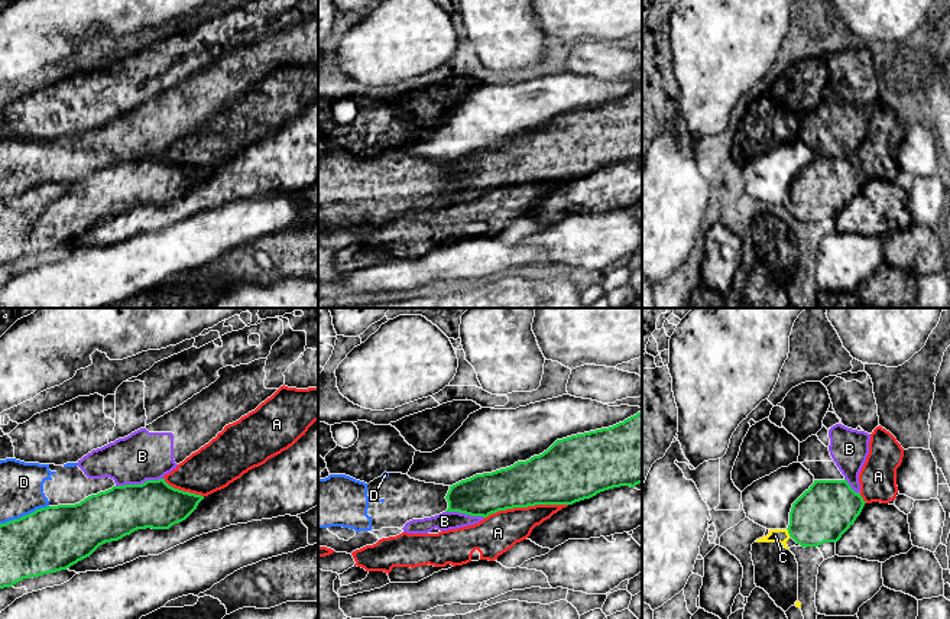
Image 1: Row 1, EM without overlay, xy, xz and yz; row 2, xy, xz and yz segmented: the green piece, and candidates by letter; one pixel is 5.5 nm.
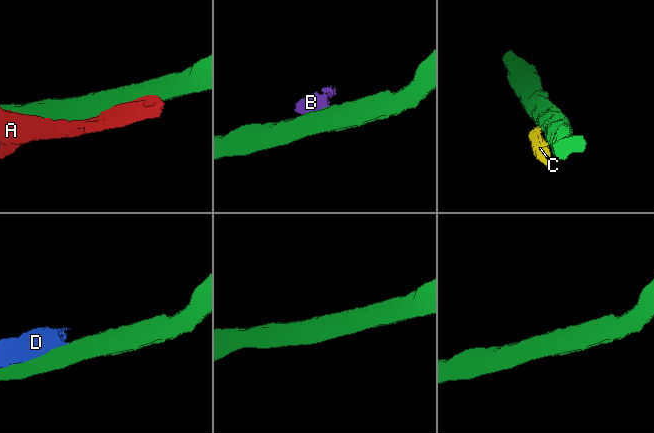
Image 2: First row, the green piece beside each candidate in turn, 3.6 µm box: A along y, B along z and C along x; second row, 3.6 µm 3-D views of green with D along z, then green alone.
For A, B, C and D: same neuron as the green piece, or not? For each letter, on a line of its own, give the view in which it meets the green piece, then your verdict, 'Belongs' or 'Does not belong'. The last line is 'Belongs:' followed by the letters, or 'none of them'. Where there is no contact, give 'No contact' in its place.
A: Touches green in xz. Does not belong
B: Touches green in xy. Does not belong
C: Touches green in yz. Does not belong
D: Touches green in xy. Does not belong
Belongs: none of them

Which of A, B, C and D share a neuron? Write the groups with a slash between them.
A / B D / C

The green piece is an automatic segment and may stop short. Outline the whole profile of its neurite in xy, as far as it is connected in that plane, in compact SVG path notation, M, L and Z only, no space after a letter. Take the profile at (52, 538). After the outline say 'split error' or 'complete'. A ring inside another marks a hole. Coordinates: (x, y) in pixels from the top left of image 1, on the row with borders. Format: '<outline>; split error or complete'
M165 479L142 484L113 486L75 505L36 509L19 519L0 524L0 589L23 579L67 570L90 557L100 545L119 541L137 529L169 529L185 521L204 499L169 486Z; complete

